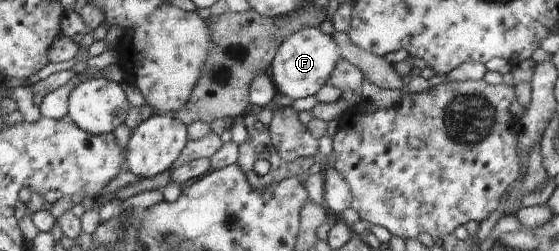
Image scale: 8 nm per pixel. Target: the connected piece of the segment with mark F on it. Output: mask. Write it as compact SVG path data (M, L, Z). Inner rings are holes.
M303 27L282 42L267 74L276 86L278 95L288 95L294 100L307 98L315 96L327 83L340 58L338 44L330 34L322 32L320 28Z

